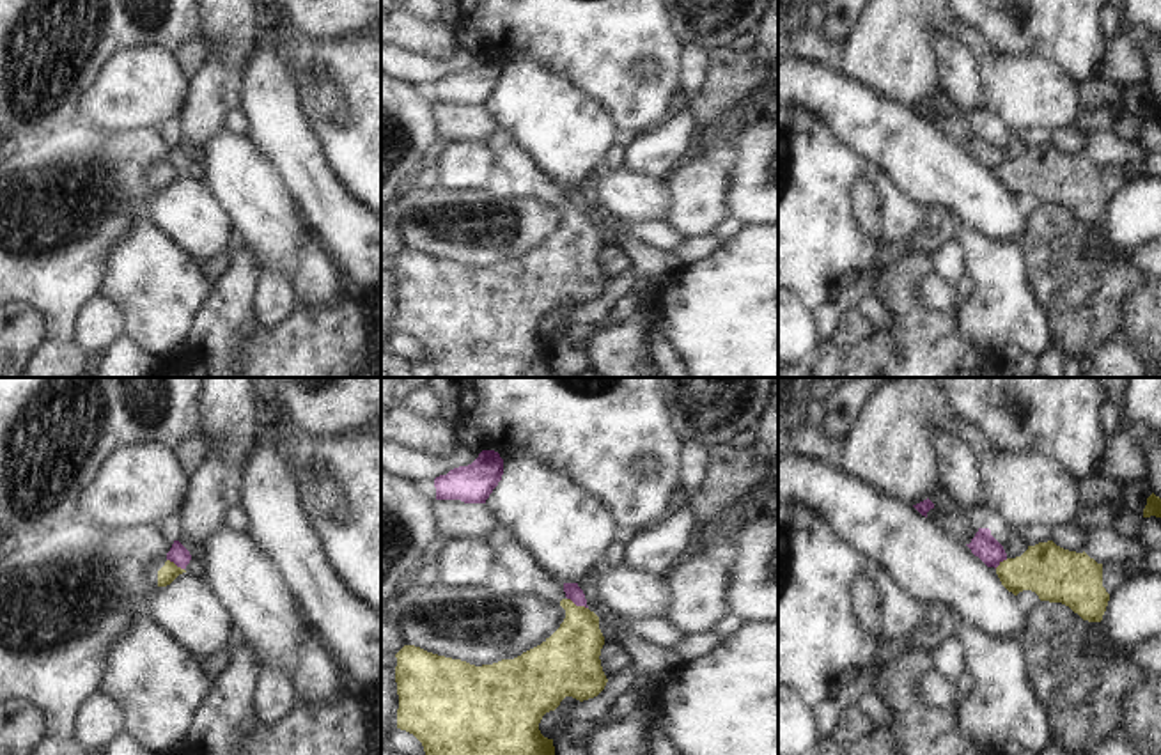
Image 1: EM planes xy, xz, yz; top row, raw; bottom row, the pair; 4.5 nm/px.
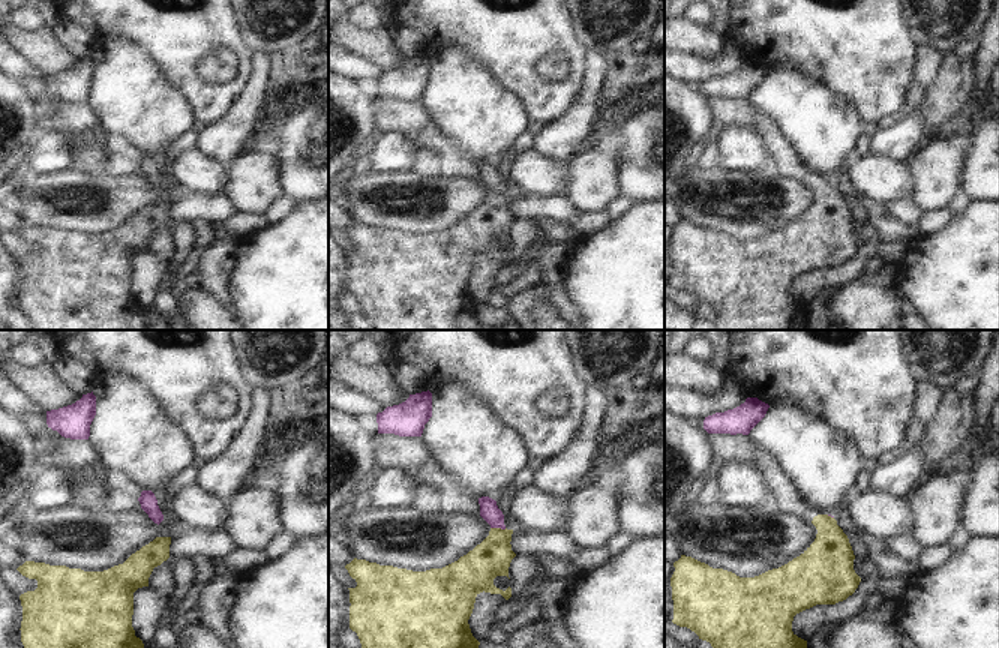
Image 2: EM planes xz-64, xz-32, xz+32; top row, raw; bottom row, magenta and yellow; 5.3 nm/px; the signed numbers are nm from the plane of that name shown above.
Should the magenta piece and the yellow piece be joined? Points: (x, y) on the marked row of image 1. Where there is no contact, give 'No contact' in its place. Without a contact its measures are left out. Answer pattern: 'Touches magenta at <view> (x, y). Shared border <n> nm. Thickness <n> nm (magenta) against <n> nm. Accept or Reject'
Touches magenta at xz (578, 605). Shared border 110 nm. Thickness 70 nm (magenta) against 280 nm. Reject

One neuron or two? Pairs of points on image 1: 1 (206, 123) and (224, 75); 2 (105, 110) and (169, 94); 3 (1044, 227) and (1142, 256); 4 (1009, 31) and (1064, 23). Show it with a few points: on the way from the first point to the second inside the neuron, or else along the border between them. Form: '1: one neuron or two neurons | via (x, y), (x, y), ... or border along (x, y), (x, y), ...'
1: one neuron | via (206, 110), (206, 93), (211, 87)
2: one neuron | via (121, 101), (133, 94), (153, 94)
3: two neurons | border along (1083, 224), (1090, 252), (1101, 263), (1119, 266)
4: one neuron | via (1023, 34), (1034, 23), (1050, 23)

